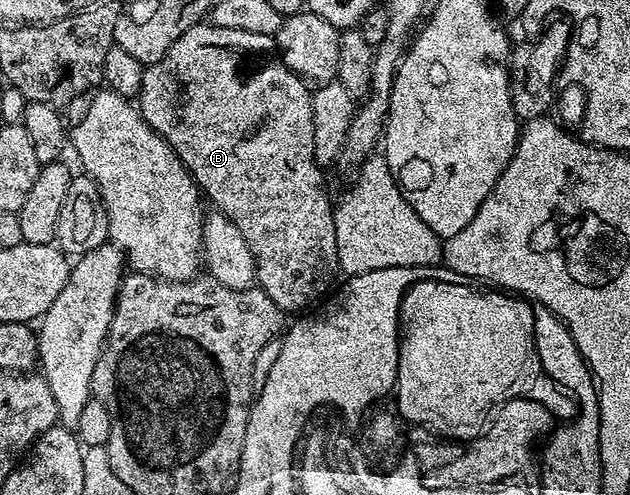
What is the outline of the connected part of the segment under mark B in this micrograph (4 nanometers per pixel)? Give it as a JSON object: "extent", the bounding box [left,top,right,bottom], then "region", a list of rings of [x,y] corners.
{"extent":[139,21,341,313],"region":[[[202,21],[187,29],[187,33],[183,33],[183,37],[179,37],[179,41],[175,41],[175,45],[171,45],[171,49],[167,49],[167,53],[159,61],[146,66],[139,96],[139,110],[147,125],[151,125],[151,129],[158,131],[171,145],[171,149],[175,149],[175,153],[201,188],[204,198],[210,204],[213,202],[217,206],[214,208],[220,214],[226,215],[235,225],[235,229],[239,229],[239,233],[243,233],[243,241],[251,245],[251,253],[255,257],[257,266],[257,283],[261,290],[267,293],[267,297],[275,301],[275,305],[282,313],[289,313],[289,311],[301,313],[308,308],[305,307],[308,303],[316,304],[330,290],[328,287],[333,282],[334,284],[338,282],[337,275],[339,276],[341,271],[339,245],[335,245],[335,217],[333,216],[335,207],[332,202],[329,204],[329,195],[325,192],[325,179],[321,176],[322,164],[313,160],[315,117],[311,113],[312,104],[313,96],[305,80],[298,77],[291,69],[287,69],[287,65],[281,62],[274,36],[247,33],[243,29],[223,29],[215,26],[212,21]]]}

